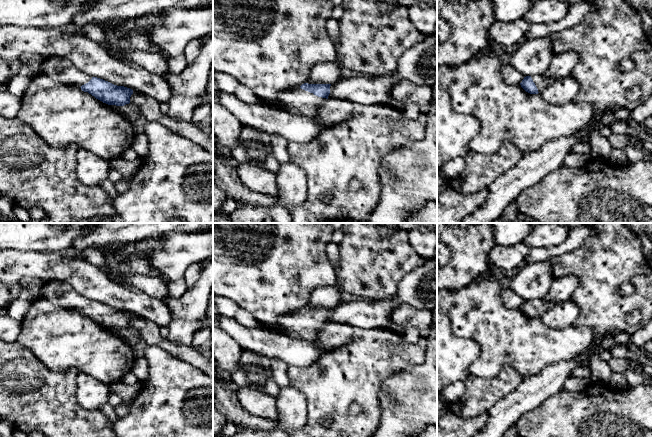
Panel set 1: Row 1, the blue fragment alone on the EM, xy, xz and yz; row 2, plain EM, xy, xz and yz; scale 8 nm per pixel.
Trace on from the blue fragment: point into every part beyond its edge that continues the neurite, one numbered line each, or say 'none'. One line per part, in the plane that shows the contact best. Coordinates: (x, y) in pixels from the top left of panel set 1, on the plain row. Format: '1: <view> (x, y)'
1: xz (296, 325)

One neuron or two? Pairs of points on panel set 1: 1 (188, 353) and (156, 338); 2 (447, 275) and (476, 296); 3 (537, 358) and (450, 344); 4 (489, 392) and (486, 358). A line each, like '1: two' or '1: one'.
1: one
2: two
3: two
4: two

